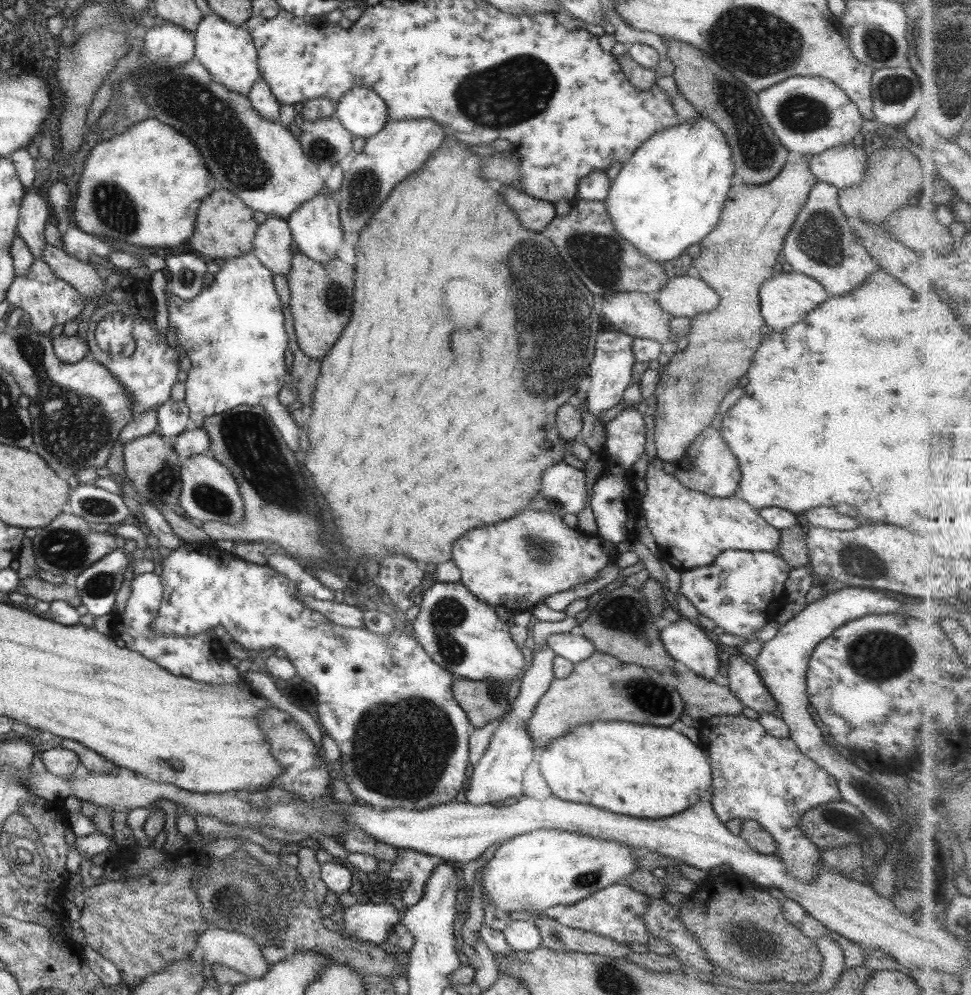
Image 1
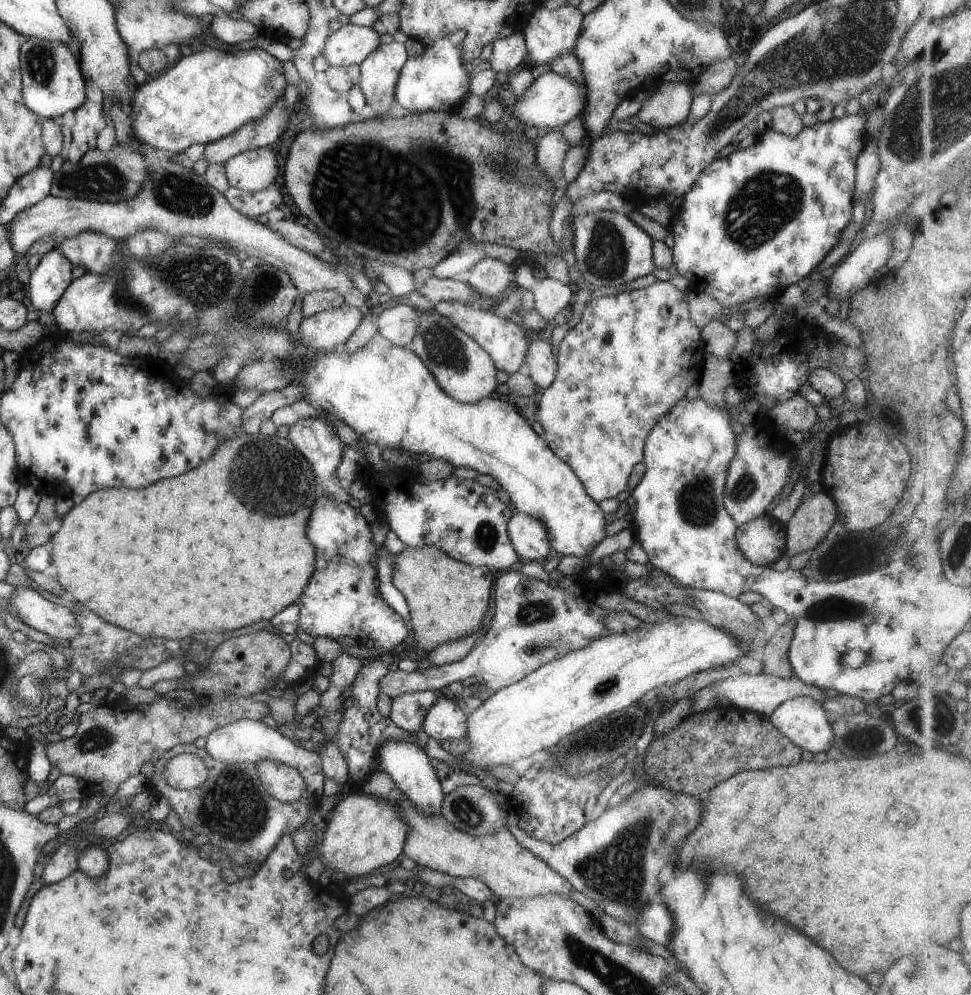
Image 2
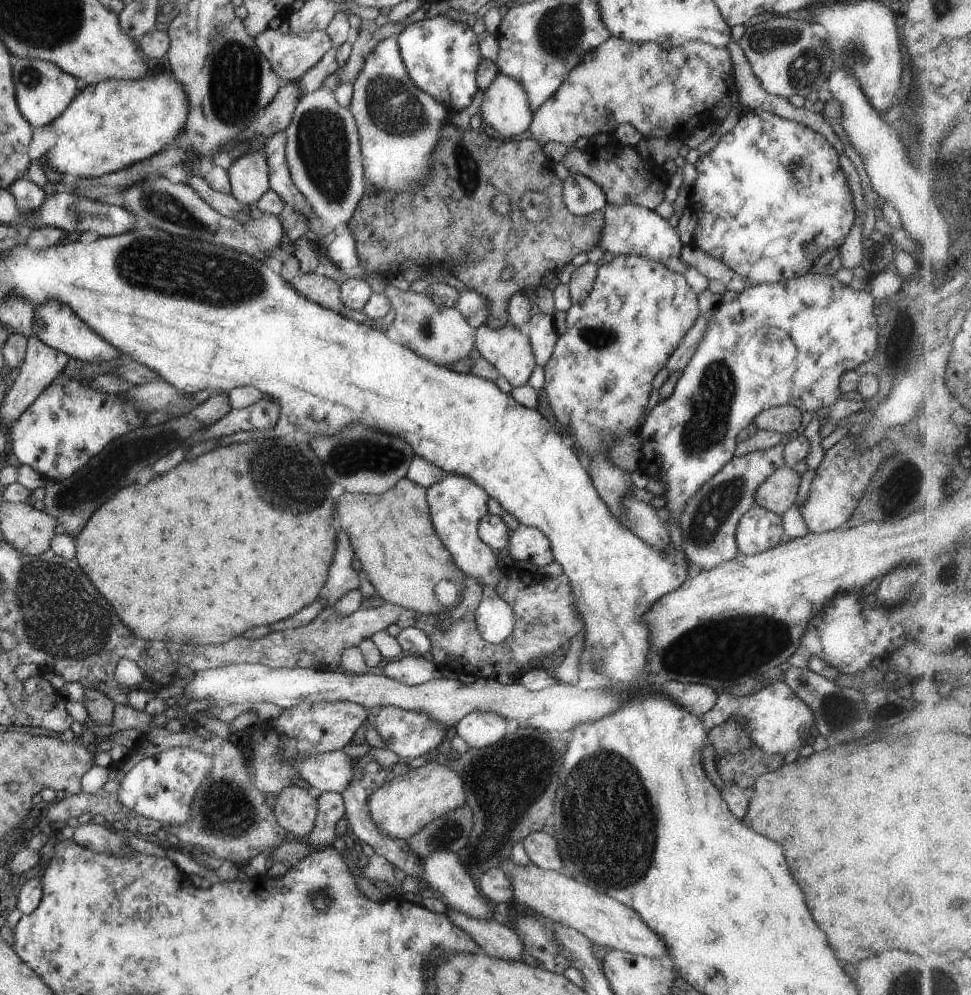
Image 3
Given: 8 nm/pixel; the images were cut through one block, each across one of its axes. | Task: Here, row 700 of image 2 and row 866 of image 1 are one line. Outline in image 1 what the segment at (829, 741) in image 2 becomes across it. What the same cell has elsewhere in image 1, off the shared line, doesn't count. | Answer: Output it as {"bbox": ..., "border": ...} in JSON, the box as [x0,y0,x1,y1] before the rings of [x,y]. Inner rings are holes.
{"bbox":[696,713,840,882],"border":[[[743,713],[702,718],[698,720],[696,730],[699,747],[710,761],[712,772],[710,803],[715,817],[723,825],[737,817],[757,822],[772,836],[776,844],[775,855],[779,857],[790,876],[800,882],[808,882],[810,878],[814,878],[816,868],[818,865],[821,866],[821,851],[801,832],[797,823],[805,810],[815,808],[818,804],[840,800],[835,779],[809,760],[809,757],[801,754],[789,737],[771,736],[755,719],[746,718]]]}

